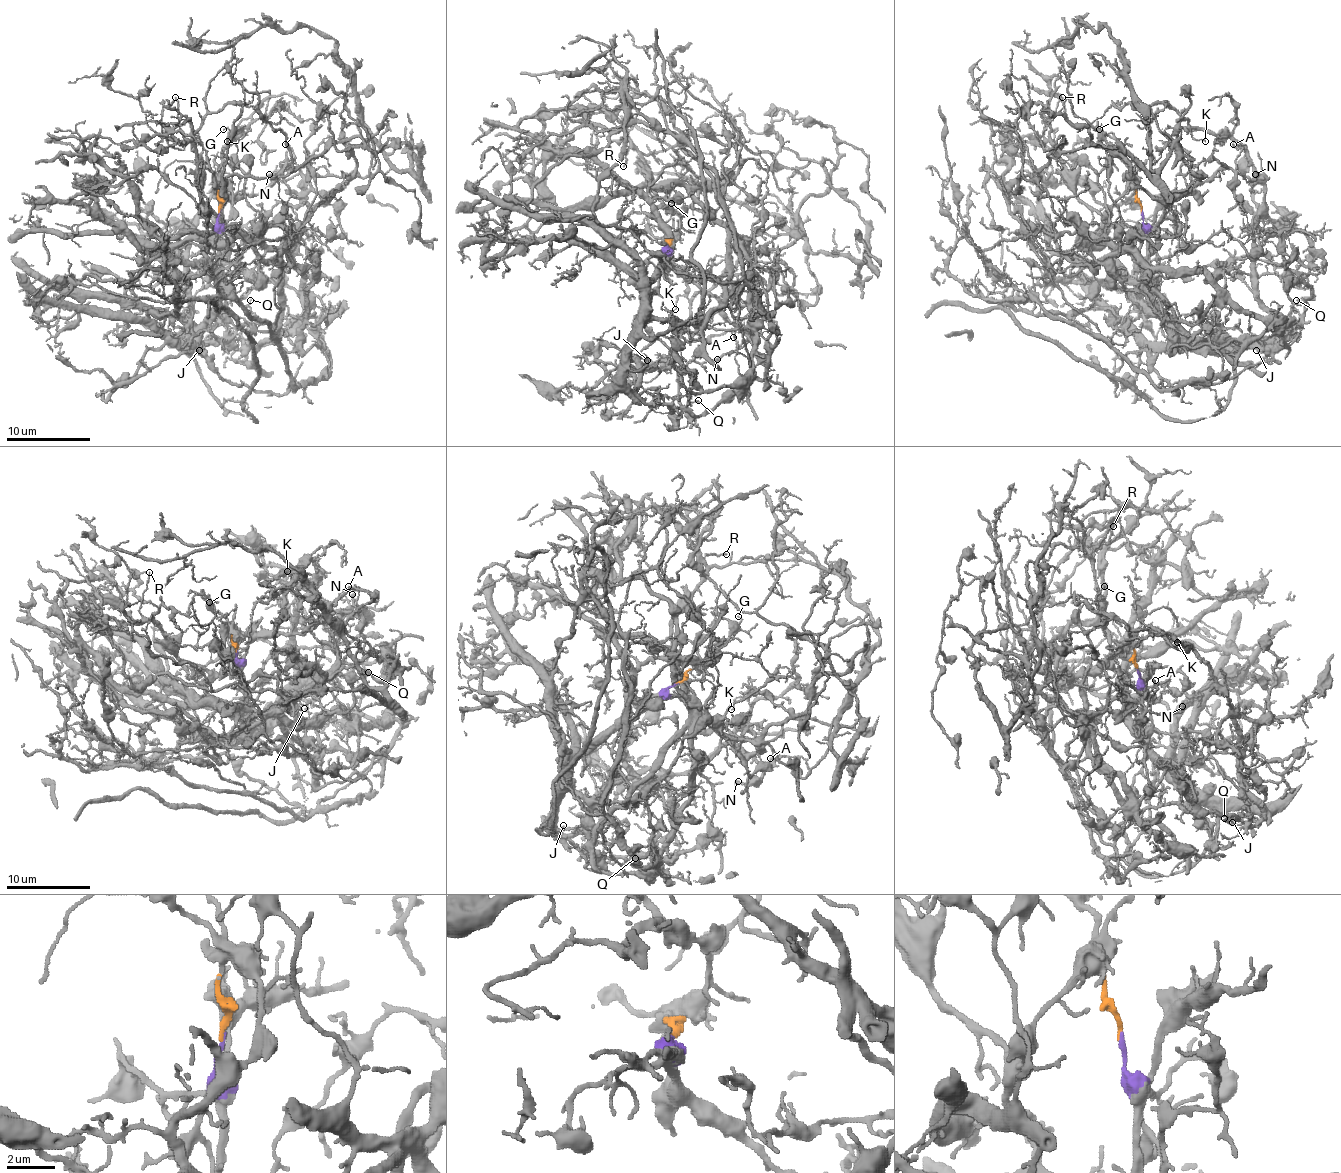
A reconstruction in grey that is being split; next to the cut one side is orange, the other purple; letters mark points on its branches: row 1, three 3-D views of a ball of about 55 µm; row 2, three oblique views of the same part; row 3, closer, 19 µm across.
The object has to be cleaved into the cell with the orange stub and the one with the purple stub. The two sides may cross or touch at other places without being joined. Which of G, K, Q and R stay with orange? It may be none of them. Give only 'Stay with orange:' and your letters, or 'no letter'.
Stay with orange: G, K, Q, R

